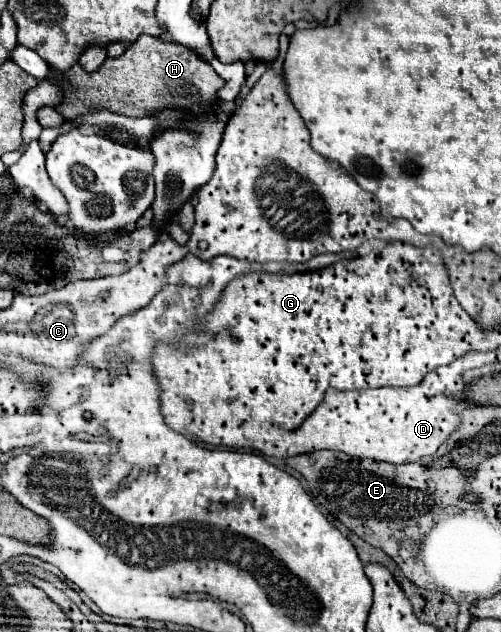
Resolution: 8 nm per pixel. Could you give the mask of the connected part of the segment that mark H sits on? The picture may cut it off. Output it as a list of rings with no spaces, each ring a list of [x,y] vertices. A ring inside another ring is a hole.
[[[142,35],[140,39],[130,43],[128,49],[120,57],[114,57],[114,59],[108,57],[100,65],[98,71],[86,73],[76,63],[66,73],[58,73],[58,71],[50,69],[46,79],[62,89],[62,101],[54,109],[64,119],[74,119],[74,117],[82,115],[84,109],[88,109],[88,107],[104,107],[108,111],[114,111],[114,113],[120,113],[126,117],[144,117],[144,115],[152,115],[156,109],[178,109],[178,107],[182,107],[184,111],[190,111],[192,107],[210,111],[216,105],[216,91],[224,85],[222,79],[216,75],[216,71],[206,61],[202,61],[194,51],[186,49],[184,45],[178,45],[172,41],[162,41],[152,35]]]

